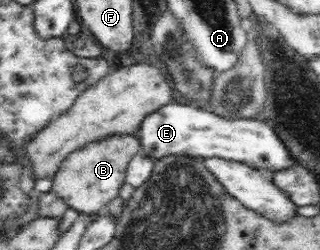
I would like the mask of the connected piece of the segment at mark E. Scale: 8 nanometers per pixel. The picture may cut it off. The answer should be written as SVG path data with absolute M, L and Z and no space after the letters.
M176 101L164 104L156 112L145 116L136 134L140 138L141 153L155 161L169 155L219 158L246 164L266 174L297 165L287 146L267 123L254 118L223 118L203 108L193 108Z

